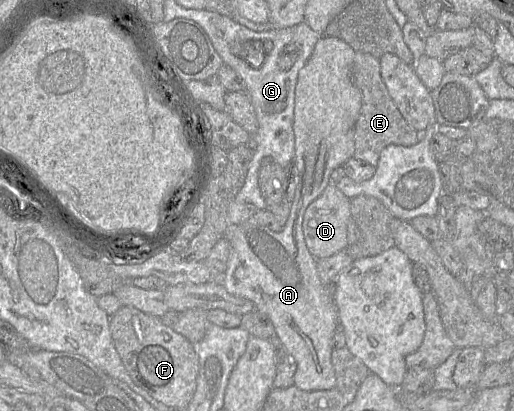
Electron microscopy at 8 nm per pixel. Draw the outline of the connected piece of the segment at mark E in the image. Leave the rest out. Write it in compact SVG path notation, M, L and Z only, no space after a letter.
M355 52L352 65L352 82L362 95L361 110L354 126L355 151L353 157L376 167L381 151L386 146L410 147L419 142L421 133L407 123L387 91L381 78L378 58L367 53Z

